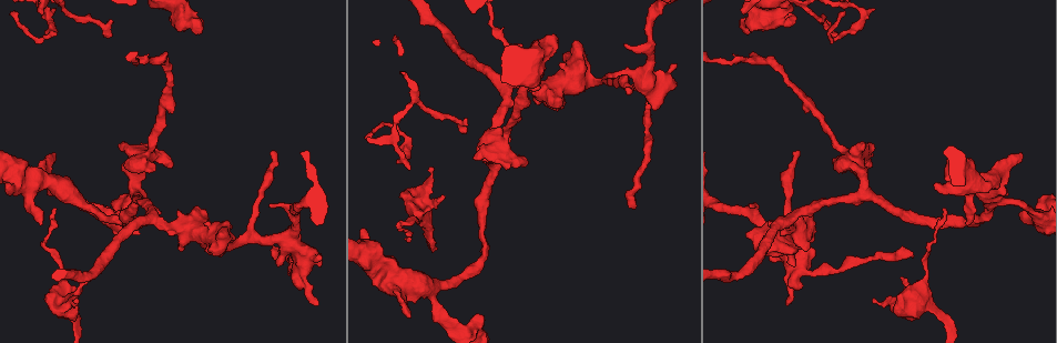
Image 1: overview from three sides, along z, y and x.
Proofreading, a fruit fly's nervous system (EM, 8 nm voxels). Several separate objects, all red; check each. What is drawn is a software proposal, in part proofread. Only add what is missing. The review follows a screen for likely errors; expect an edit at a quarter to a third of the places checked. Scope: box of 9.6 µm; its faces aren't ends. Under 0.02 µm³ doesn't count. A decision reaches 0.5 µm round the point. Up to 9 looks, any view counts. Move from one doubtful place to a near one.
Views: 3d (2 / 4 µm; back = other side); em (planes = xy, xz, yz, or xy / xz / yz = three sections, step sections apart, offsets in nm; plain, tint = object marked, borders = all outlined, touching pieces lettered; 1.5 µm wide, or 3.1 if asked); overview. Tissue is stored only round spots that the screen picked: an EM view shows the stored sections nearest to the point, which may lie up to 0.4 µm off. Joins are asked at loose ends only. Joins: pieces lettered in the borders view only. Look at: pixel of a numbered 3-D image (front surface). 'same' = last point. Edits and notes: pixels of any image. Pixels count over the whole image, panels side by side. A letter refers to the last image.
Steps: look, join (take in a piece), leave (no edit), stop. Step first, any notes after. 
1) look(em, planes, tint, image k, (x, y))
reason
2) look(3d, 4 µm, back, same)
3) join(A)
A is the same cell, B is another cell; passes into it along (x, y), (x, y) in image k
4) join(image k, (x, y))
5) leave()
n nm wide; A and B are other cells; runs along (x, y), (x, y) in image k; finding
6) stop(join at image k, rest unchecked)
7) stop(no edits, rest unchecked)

look(3d, 2 µm, back, image 1, (430, 168))
branch stops here

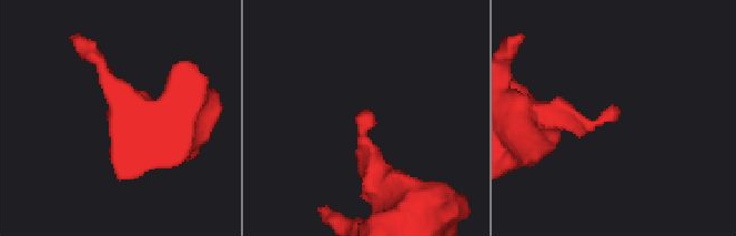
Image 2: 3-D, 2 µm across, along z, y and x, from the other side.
look(em, xz, step 8, borders, image 2, (618, 110))
need the tissue

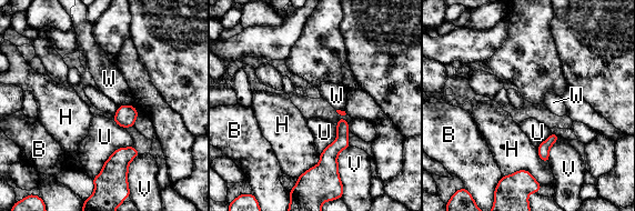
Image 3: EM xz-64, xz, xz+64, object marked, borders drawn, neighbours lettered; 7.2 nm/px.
leave()
B, H, U, V and W are other cells; none of them fits

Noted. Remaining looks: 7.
look(em, planes, borders, image 1, (795, 22))
thick end

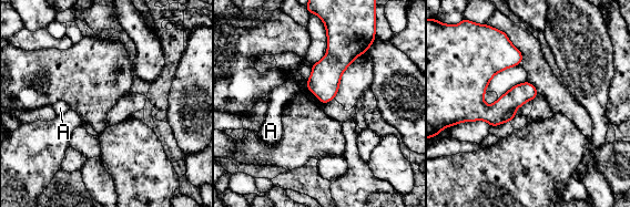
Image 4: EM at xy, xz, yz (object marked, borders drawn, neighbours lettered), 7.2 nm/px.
leave()
A is another cell; border along (306, 81), (307, 88) in image 4; none of them fits

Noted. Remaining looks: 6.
look(em, planes, plain, image 1, (465, 132))
free end

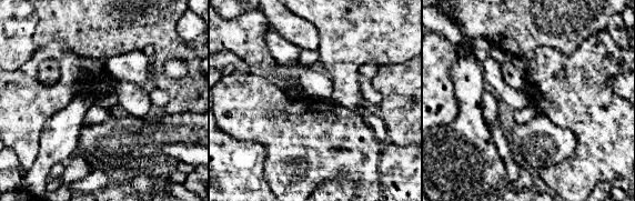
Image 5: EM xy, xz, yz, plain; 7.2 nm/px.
look(em, planes, borders, same)

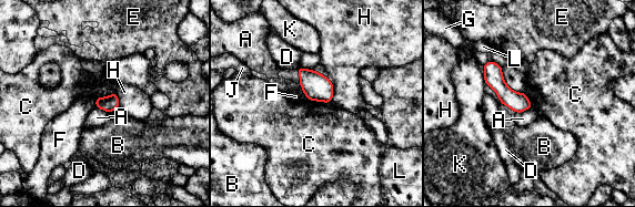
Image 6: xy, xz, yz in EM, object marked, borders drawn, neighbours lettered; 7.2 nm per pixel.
leave()
A, B, C, D, E, F, G, H, J, K and L are other cells; no lettered piece goes on from it

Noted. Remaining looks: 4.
look(3d, 2 µm, image 1, (41, 222))
free end

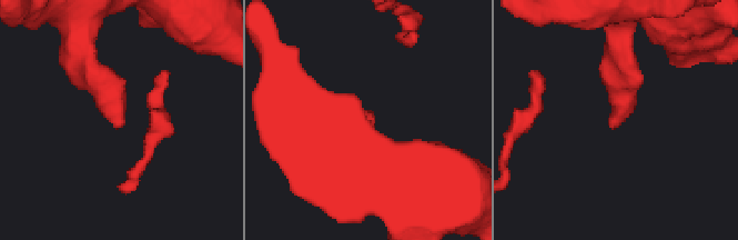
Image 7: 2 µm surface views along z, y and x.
look(em, planes, borders, image 7, (370, 116))
need the tissue

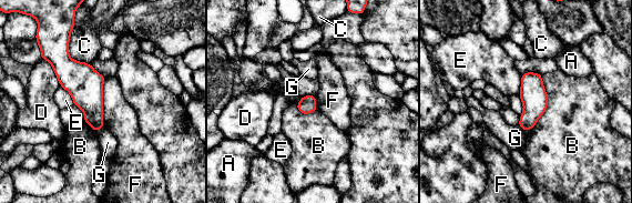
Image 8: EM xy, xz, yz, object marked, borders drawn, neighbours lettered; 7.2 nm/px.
leave()
A, B, C, D, E, F and G are other cells; border along (105, 78), (103, 82), (103, 125) in image 8; none of them fits

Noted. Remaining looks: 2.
stop(no edits, rest unchecked)

